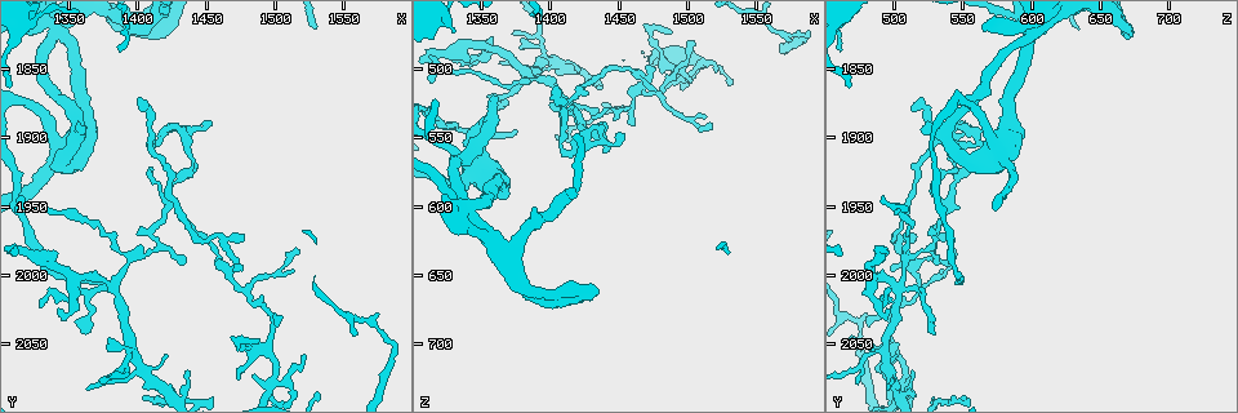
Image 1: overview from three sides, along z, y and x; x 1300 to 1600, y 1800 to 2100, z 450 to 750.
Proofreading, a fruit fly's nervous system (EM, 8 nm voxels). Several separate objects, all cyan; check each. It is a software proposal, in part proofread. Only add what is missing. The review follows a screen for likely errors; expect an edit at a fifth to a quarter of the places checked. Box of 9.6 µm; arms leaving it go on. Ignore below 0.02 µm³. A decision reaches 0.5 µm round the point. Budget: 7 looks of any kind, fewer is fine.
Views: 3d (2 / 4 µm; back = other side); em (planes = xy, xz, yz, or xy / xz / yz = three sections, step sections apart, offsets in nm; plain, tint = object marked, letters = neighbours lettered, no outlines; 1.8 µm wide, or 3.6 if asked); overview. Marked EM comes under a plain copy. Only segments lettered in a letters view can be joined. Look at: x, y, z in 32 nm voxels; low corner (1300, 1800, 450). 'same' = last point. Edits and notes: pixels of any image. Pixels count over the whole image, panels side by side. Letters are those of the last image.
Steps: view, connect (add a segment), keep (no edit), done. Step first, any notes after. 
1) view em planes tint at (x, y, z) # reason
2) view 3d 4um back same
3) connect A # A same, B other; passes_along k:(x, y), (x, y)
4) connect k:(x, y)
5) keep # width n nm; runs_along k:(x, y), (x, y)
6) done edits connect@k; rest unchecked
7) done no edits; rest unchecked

view em xz step 16 tint at (1404, 1880, 514) # tapers out

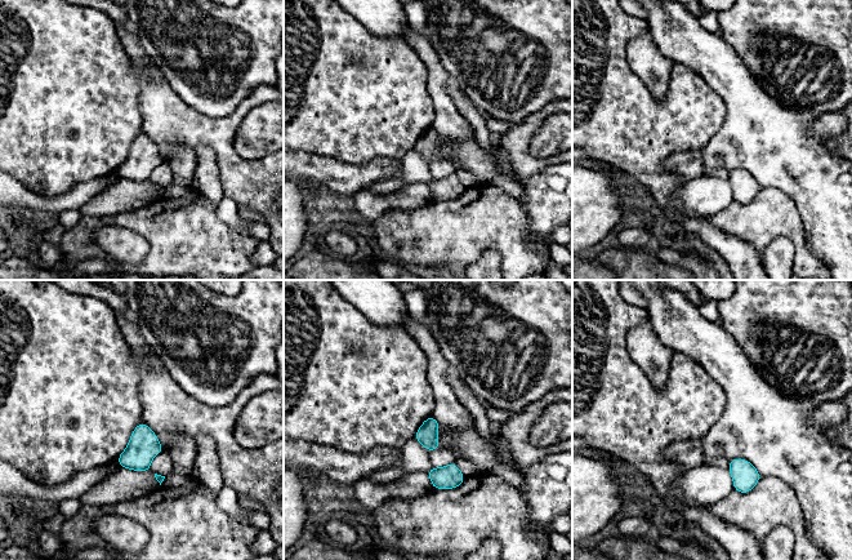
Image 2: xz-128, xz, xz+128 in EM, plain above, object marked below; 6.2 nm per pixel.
view em planes letters same

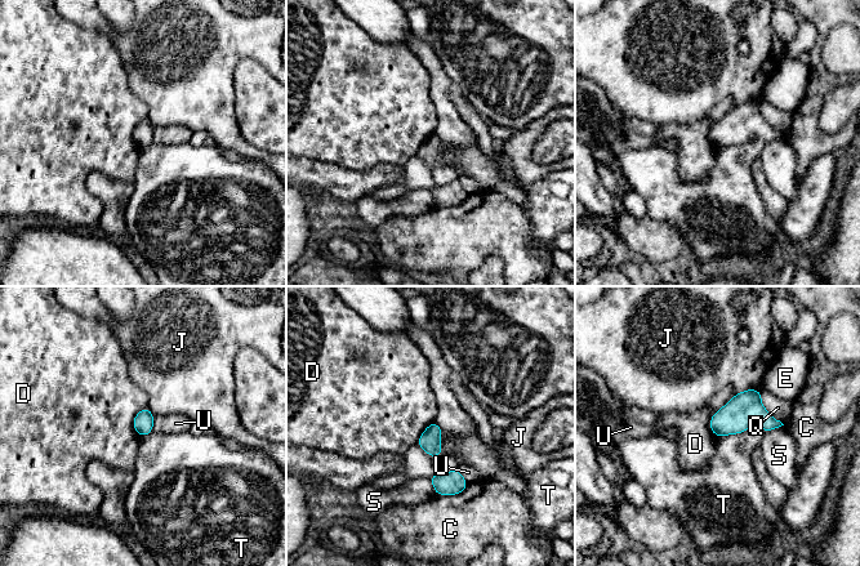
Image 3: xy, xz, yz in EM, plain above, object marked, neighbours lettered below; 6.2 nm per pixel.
keep # C other, D other, E other, J other, Q other, S other, T other, U other; none of them fits

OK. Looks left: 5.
view 3d 2um at (1466, 1996, 512) # arms part here

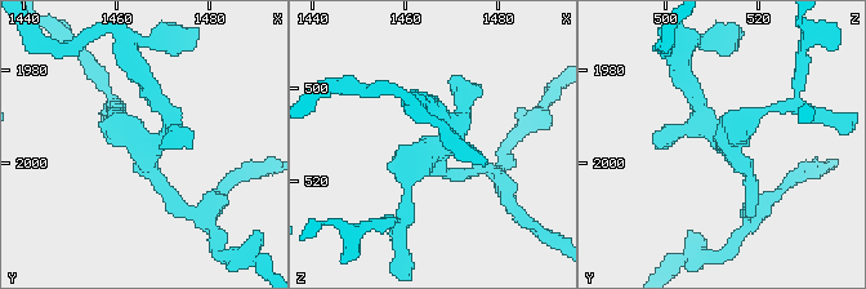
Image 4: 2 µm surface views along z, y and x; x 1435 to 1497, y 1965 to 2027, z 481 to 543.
view em 3.6um planes tint at (1467, 1997, 514)

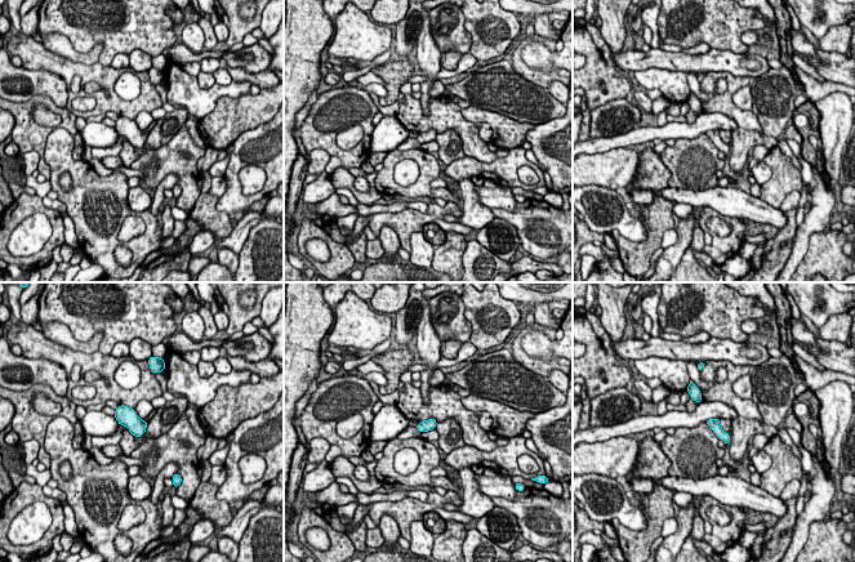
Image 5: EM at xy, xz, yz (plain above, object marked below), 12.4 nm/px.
view em 3.6um planes letters same

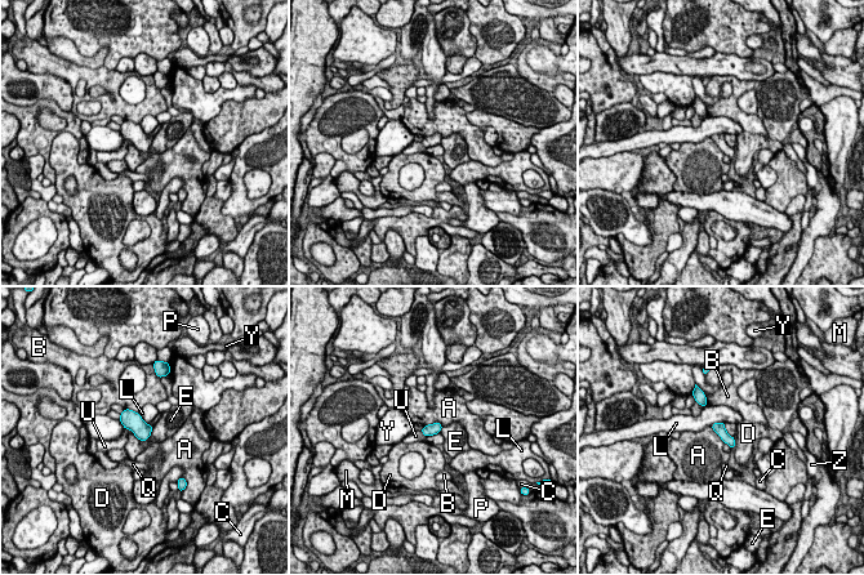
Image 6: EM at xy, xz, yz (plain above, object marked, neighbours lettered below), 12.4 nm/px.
keep # A other, B other, C other, D other, E other, L other, M other, P other, Q other, U other, Y other, Z other; no lettered segment goes on from it

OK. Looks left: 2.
view em planes letters at (1380, 2050, 478) # free end

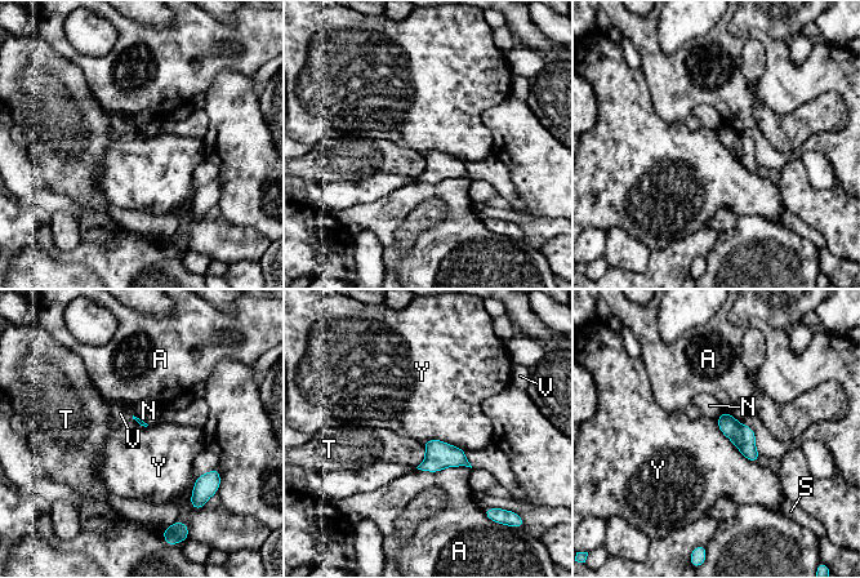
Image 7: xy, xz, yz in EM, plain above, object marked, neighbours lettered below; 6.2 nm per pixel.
keep # A other, N other, S other, T other, V other, Y other; border 7:(716, 421), (748, 459), (758, 462); no lettered segment goes on from it

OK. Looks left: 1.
done no edits; rest unchecked

